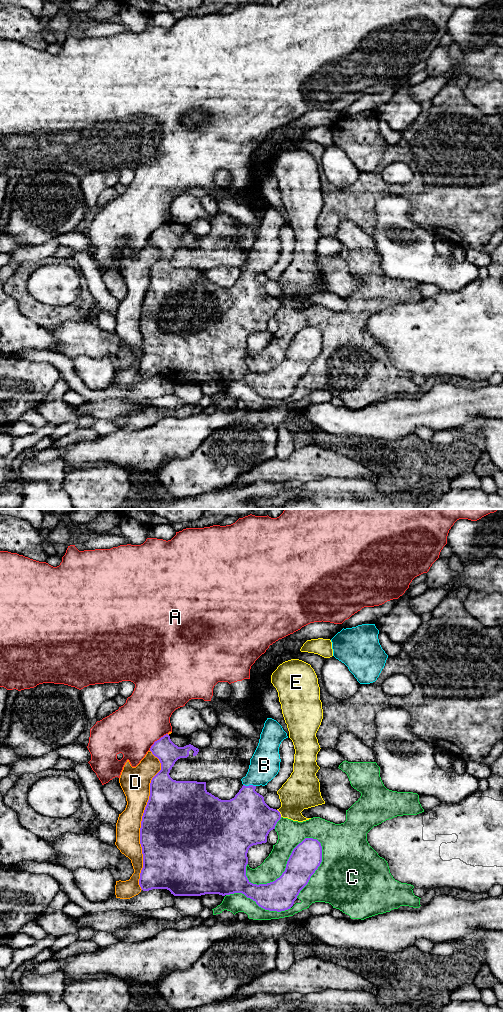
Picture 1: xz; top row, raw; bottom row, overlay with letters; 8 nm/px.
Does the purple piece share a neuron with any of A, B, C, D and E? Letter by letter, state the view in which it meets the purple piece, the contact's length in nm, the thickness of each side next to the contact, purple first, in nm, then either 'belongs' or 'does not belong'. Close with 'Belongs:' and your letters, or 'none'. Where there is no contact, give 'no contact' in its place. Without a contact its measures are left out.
A: meets purple in xz; contact 200 nm long; 180 nm thick on the purple side, 400 nm on the other; does not belong
B: meets purple in xz; contact 110 nm long; 360 nm thick on the purple side, 240 nm on the other; belongs
C: meets purple in xz; contact 650 nm long; 260 nm thick on the purple side, 190 nm on the other; does not belong
D: meets purple in xz; contact 1100 nm long; 500 nm thick on the purple side, 200 nm on the other; does not belong
E: meets purple in xz; contact 70 nm long; 380 nm thick on the purple side, 300 nm on the other; does not belong
Belongs: B

